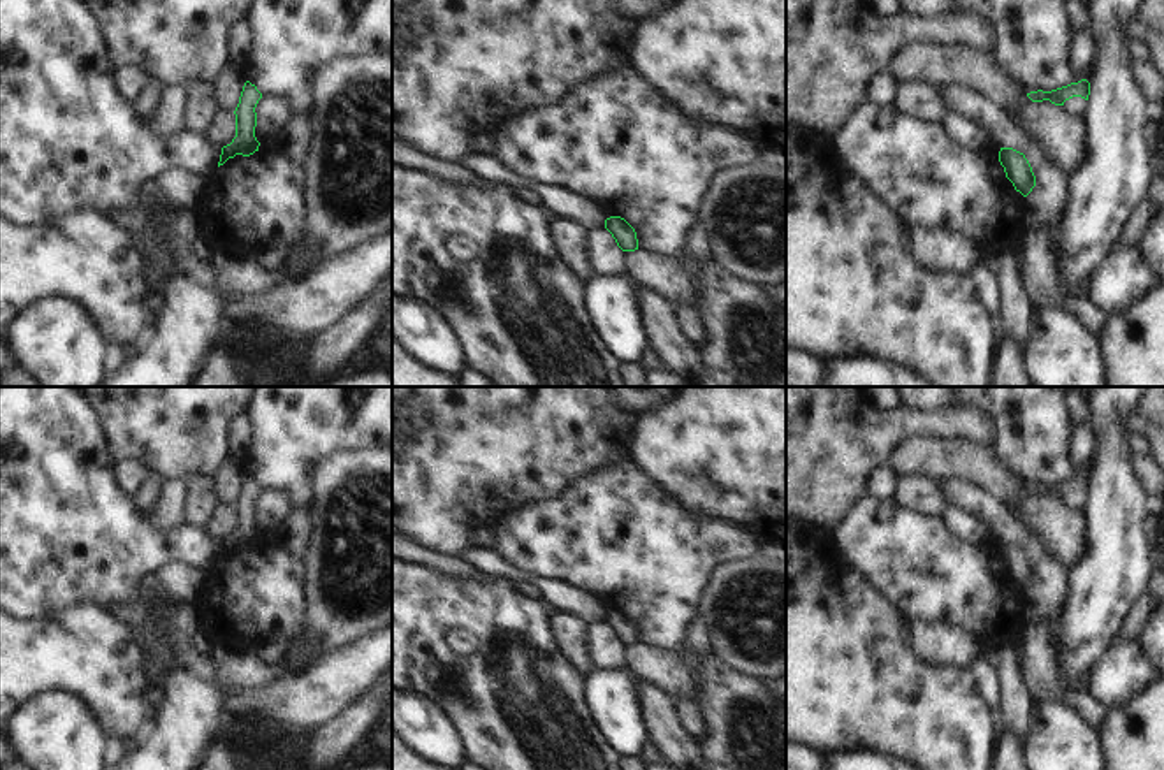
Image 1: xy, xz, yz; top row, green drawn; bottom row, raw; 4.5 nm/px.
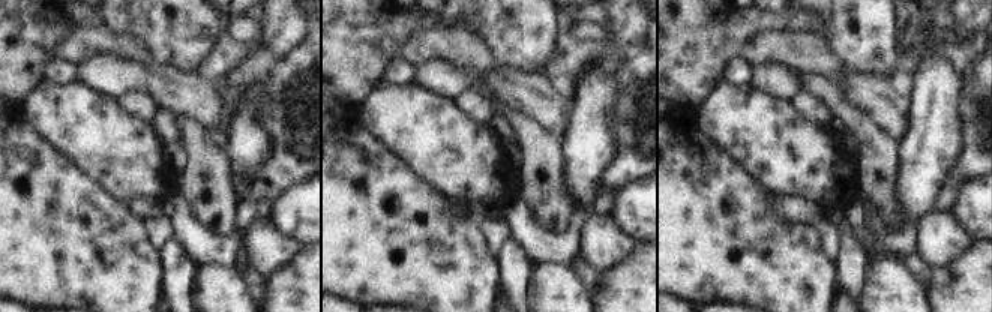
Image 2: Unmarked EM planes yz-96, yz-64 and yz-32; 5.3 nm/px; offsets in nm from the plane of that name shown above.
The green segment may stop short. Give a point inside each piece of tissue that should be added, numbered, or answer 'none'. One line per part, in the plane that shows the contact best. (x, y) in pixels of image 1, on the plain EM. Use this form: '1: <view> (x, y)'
1: yz (1083, 443)

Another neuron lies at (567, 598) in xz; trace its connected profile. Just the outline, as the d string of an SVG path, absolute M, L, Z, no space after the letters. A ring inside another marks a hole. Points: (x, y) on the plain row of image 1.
M475 545L461 550L459 557L473 564L480 575L505 578L508 582L531 582L540 591L542 599L556 607L561 614L571 614L586 624L605 621L607 610L598 601L598 596L557 578L542 578L524 571L503 559L496 550Z

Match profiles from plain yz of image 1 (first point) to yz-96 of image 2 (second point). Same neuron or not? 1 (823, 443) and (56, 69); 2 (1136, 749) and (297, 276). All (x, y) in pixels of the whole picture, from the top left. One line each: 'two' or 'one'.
1: two
2: one

